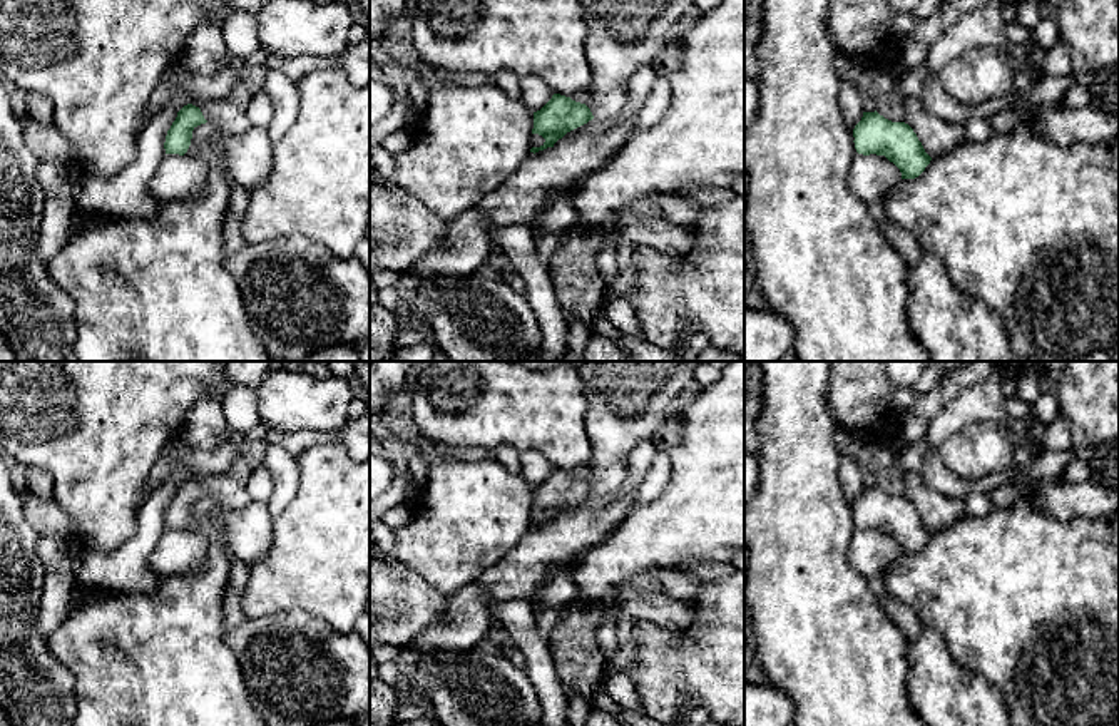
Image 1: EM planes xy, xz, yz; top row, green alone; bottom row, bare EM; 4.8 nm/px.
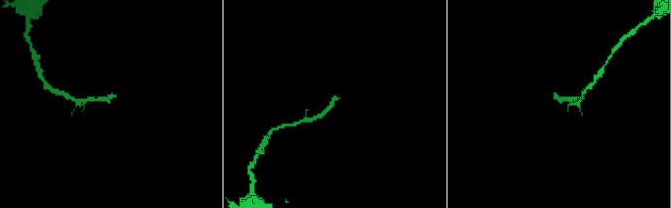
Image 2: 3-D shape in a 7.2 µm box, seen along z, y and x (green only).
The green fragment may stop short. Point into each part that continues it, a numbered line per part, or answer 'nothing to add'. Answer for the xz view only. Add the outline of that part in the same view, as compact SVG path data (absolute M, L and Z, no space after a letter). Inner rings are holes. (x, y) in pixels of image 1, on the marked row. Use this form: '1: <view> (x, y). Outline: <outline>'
1: xz (624, 35). Outline: M580 0L589 27L585 42L592 89L585 105L594 119L616 117L627 80L642 65L656 65L667 32L694 0Z

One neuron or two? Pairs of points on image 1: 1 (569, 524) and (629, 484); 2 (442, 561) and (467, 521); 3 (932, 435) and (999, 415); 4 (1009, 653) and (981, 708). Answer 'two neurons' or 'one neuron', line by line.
1: two neurons
2: one neuron
3: one neuron
4: two neurons

